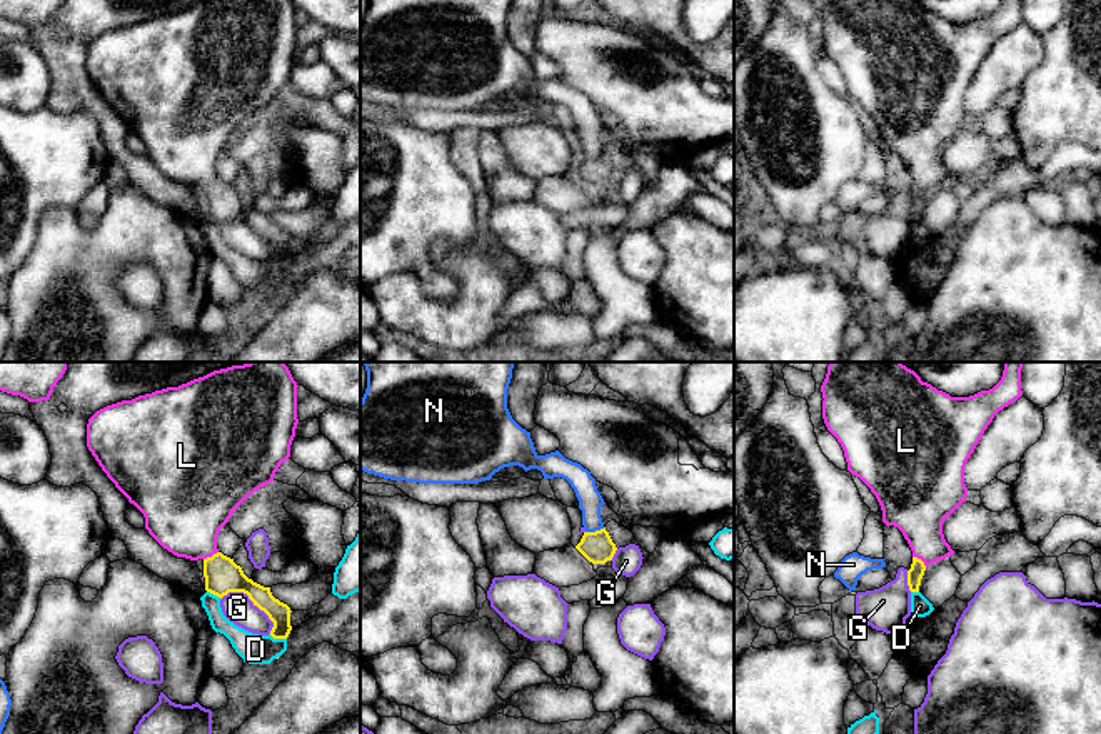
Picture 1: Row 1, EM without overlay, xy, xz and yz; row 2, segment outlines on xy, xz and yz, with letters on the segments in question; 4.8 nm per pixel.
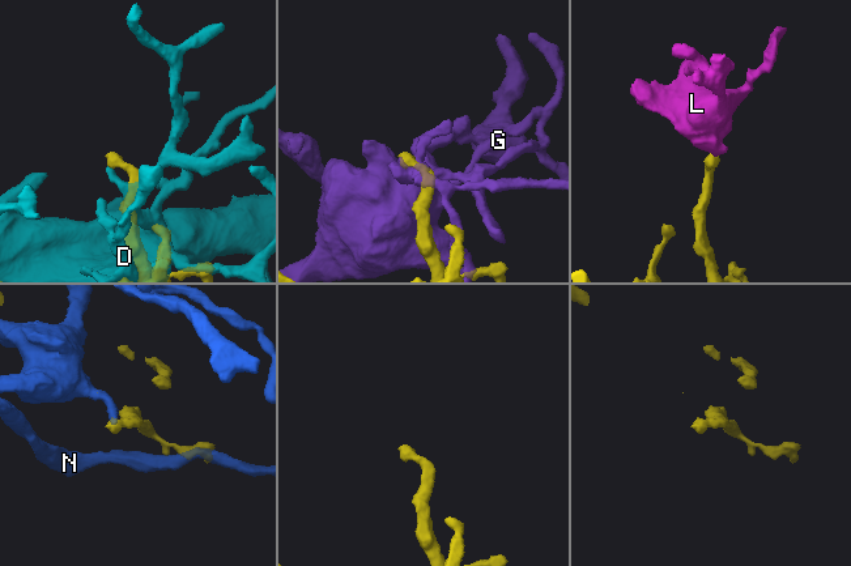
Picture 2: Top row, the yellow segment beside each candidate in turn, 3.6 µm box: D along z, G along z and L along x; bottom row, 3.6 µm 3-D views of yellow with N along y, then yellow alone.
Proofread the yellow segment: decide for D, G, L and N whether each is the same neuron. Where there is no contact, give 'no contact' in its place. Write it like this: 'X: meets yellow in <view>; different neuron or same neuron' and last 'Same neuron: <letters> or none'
D: meets yellow in xy; different neuron
G: meets yellow in xy; different neuron
L: meets yellow in yz; same neuron
N: meets yellow in xz; different neuron
Same neuron: L

